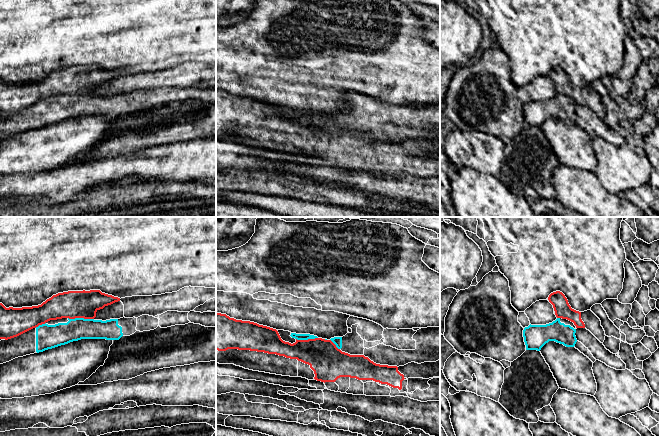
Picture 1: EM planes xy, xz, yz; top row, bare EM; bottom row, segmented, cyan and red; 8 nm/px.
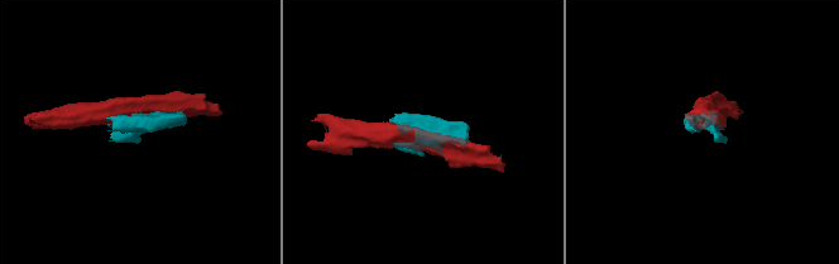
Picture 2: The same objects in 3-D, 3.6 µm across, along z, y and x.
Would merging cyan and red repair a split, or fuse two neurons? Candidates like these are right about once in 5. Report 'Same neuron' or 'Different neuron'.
Different neuron

